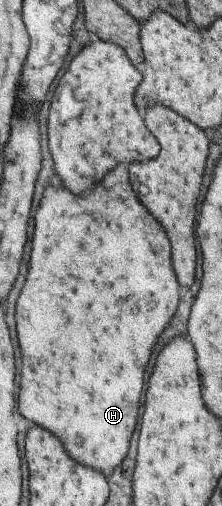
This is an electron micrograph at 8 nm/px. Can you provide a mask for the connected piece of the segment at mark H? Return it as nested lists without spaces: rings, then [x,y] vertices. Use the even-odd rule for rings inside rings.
[[[118,165],[116,169],[112,169],[92,191],[88,191],[84,197],[74,197],[72,193],[68,193],[66,189],[52,189],[52,187],[48,187],[46,191],[44,191],[44,195],[42,195],[42,199],[40,199],[40,205],[38,205],[38,211],[32,212],[32,216],[34,217],[34,225],[32,225],[32,241],[30,241],[30,257],[28,257],[28,273],[26,273],[26,299],[20,299],[20,305],[22,305],[22,309],[18,307],[18,315],[16,315],[16,323],[18,323],[18,353],[22,353],[22,365],[18,365],[20,369],[18,369],[18,377],[20,377],[20,391],[18,391],[18,413],[26,419],[26,421],[30,421],[32,425],[38,425],[38,427],[42,427],[42,429],[46,429],[46,431],[50,431],[52,435],[56,435],[58,437],[58,441],[62,443],[62,447],[64,447],[64,451],[74,459],[76,463],[80,465],[86,465],[86,467],[92,467],[92,469],[98,469],[98,471],[102,471],[102,473],[106,473],[108,476],[108,471],[110,469],[114,469],[124,457],[126,457],[126,449],[128,449],[128,439],[132,437],[132,433],[134,433],[134,425],[136,425],[136,419],[138,419],[138,399],[140,399],[140,393],[142,393],[142,387],[144,387],[144,379],[142,379],[142,375],[144,375],[144,369],[146,369],[146,365],[148,365],[148,359],[150,359],[150,353],[152,353],[152,347],[154,347],[154,343],[156,343],[156,339],[158,339],[158,335],[162,333],[162,329],[168,325],[168,321],[170,321],[170,317],[172,317],[172,313],[174,313],[174,309],[176,309],[176,305],[178,305],[178,283],[176,283],[176,279],[174,279],[174,273],[172,273],[172,265],[170,265],[170,245],[168,245],[168,239],[166,239],[166,235],[162,233],[162,227],[154,221],[154,217],[150,217],[150,213],[146,213],[146,209],[136,201],[136,197],[134,197],[134,193],[132,193],[132,189],[130,189],[130,185],[128,185],[128,179],[126,179],[126,169],[124,169],[124,165]],[[84,321],[92,321],[94,323],[94,335],[88,335],[88,357],[82,357],[82,359],[88,359],[86,363],[88,365],[82,365],[82,373],[84,375],[88,375],[88,381],[80,381],[80,373],[78,373],[78,369],[76,371],[68,371],[68,327],[76,327],[76,331],[78,333],[82,333],[82,329],[78,327],[80,323],[84,323]]]

